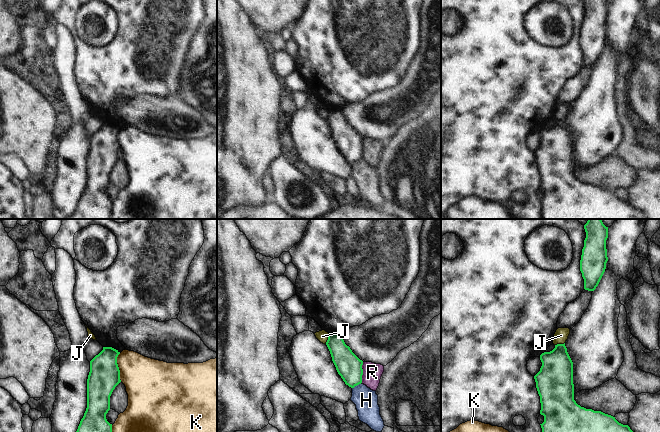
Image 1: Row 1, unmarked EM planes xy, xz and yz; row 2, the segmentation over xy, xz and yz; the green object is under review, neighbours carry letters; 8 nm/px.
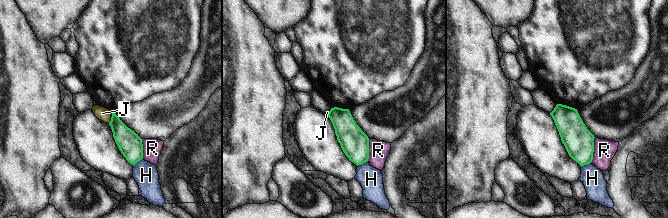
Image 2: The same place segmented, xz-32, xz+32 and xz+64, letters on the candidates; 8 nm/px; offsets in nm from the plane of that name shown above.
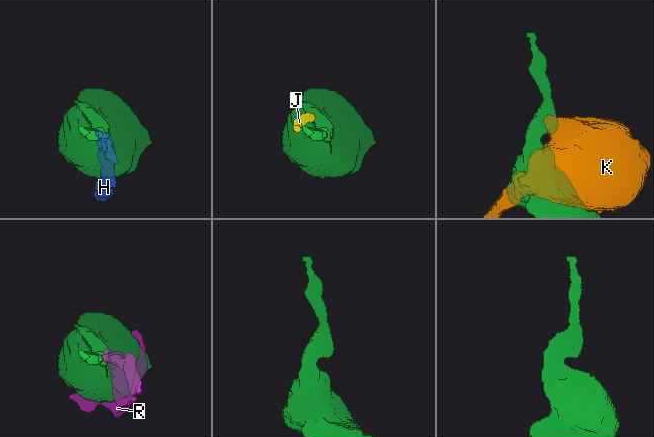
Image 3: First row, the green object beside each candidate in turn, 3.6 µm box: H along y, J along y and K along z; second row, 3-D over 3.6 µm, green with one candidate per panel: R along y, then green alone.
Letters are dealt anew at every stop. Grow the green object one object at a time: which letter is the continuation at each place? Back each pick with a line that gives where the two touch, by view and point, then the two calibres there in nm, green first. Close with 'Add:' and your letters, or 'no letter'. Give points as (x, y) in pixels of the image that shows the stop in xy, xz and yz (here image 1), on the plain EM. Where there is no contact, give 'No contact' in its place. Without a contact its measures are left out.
Add: no letter

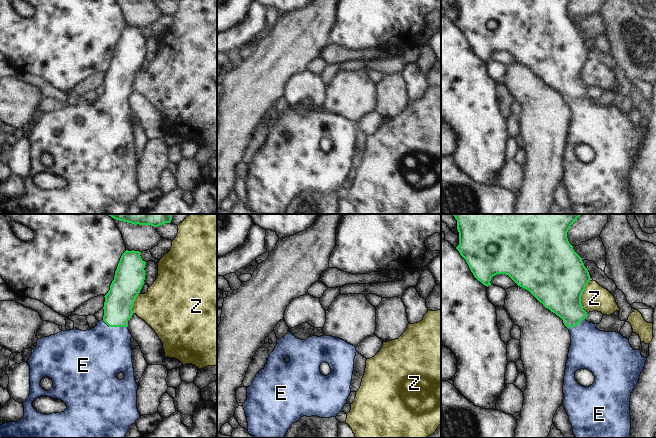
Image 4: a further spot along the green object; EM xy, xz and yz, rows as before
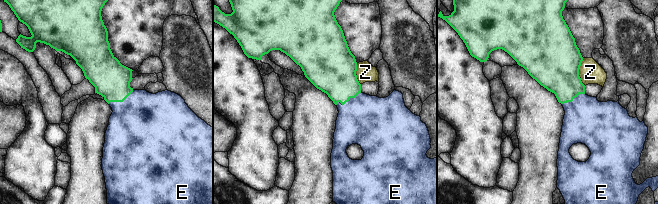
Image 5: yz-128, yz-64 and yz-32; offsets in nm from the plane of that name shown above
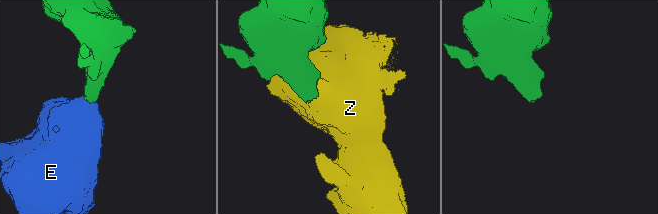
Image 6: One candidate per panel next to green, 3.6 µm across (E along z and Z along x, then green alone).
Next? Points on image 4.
E: Touches green at xy (115, 102). Thickness 240 nm (green) against 420 nm
Add: E

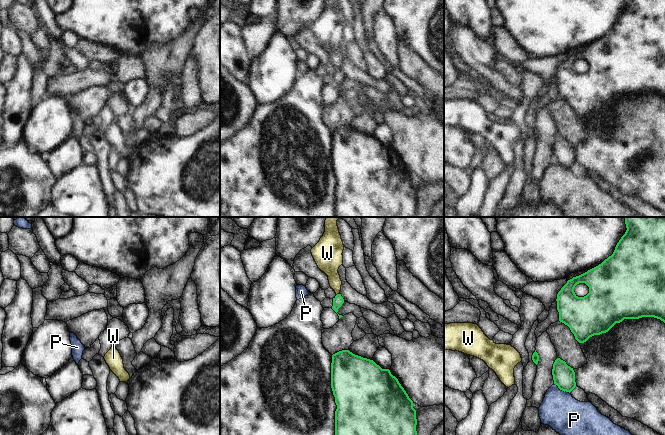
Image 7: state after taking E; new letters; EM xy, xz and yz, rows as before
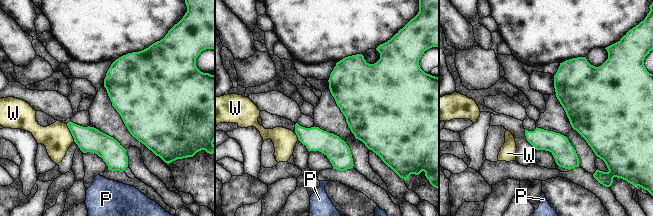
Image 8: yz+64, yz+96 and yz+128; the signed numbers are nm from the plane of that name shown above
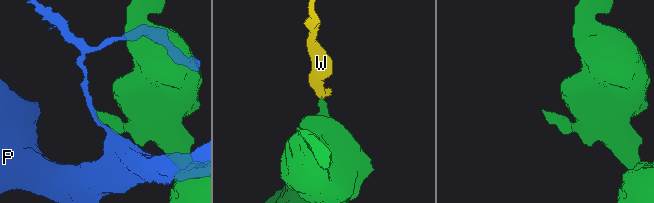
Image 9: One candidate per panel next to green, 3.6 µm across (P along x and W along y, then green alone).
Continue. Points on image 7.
Add: no letter

